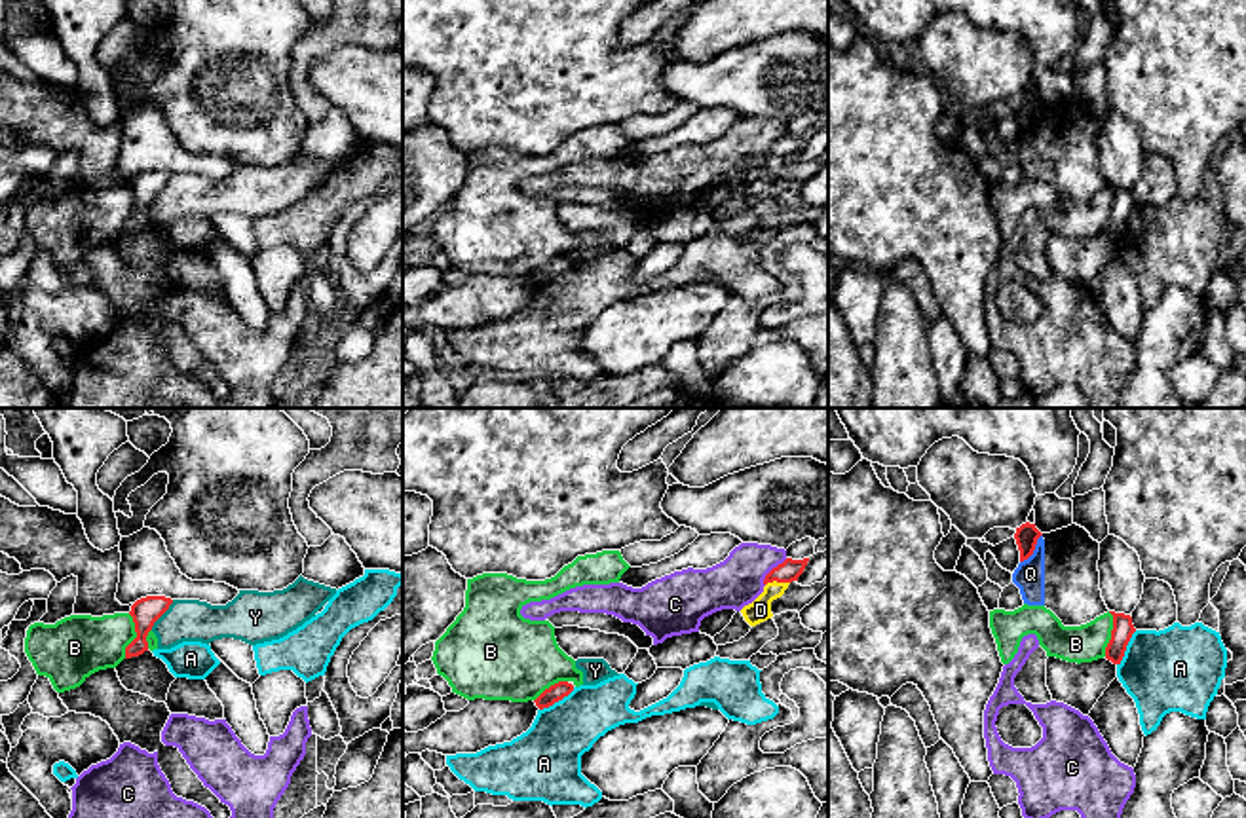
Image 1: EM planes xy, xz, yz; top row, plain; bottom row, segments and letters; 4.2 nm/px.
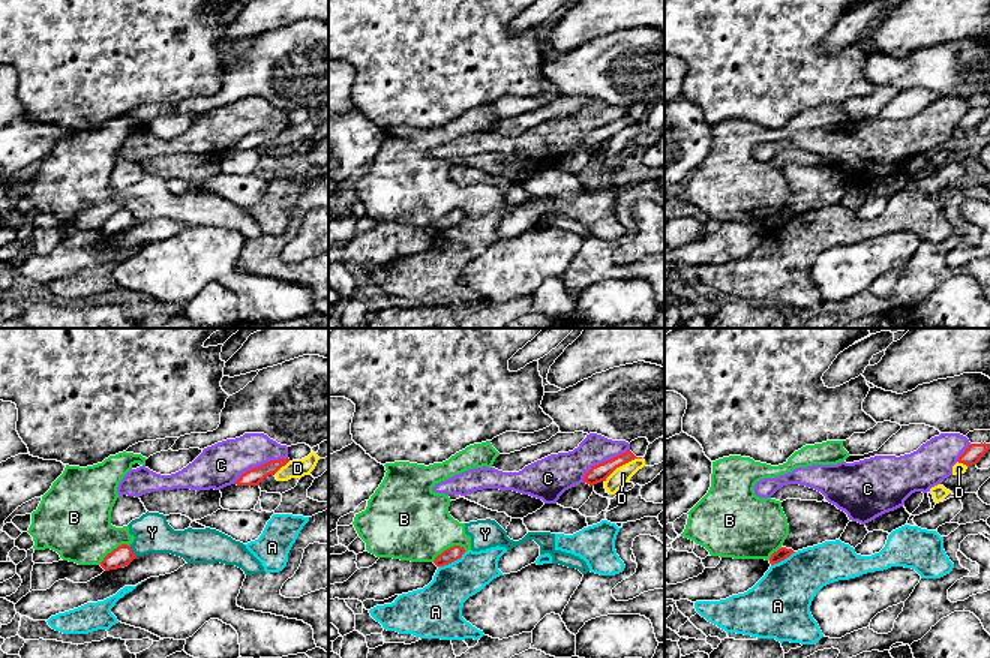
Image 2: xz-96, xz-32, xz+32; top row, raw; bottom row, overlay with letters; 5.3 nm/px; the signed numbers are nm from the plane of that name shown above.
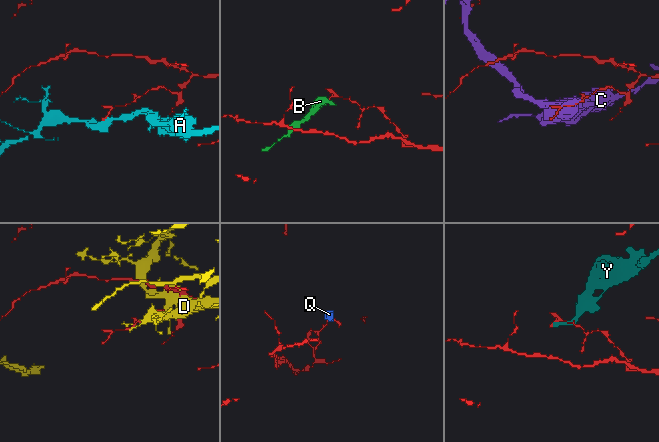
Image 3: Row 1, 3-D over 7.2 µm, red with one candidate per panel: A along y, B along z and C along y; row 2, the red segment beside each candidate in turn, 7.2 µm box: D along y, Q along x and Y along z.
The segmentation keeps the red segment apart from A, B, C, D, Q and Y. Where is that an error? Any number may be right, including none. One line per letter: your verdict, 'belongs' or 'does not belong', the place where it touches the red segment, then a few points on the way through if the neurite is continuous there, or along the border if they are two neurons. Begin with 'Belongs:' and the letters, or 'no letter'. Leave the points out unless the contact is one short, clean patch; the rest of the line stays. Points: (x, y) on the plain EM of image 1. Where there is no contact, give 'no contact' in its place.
Belongs: no letter
A: does not belong; contact xz (557, 276); border xz (574, 262), (540, 285)
B: does not belong; contact xy (137, 211); border xy (130, 188), (135, 200), (135, 213), (126, 223), (124, 232)
C: does not belong; contact xz (772, 145)
D: does not belong; contact xz (777, 156)
Q: does not belong; contact yz (1034, 124); border yz (1041, 109), (1036, 124), (1020, 137)
Y: does not belong; contact xy (162, 188); border xy (173, 175), (151, 204)

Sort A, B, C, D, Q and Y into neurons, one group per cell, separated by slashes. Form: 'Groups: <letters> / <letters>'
Groups: A / B Y / C / D / Q

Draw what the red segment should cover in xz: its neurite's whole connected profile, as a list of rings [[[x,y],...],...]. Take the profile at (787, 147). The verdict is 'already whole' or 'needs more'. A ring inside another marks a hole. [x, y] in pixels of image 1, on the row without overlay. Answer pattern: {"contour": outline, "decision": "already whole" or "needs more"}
{"contour": [[[786,133],[783,139],[779,139],[777,142],[773,142],[765,150],[764,159],[773,158],[773,156],[777,156],[777,158],[798,156],[798,152],[803,148],[807,137],[809,137],[809,133],[803,133],[803,135]]], "decision": "already whole"}

